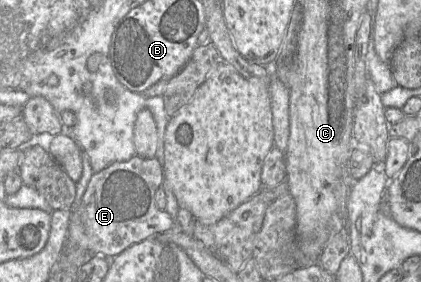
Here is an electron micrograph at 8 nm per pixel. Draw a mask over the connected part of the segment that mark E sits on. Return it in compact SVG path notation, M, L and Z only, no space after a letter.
M138 155L94 173L81 201L87 251L114 258L133 244L174 229L176 220L165 209L159 209L155 201L155 193L163 181L164 171L159 161Z

